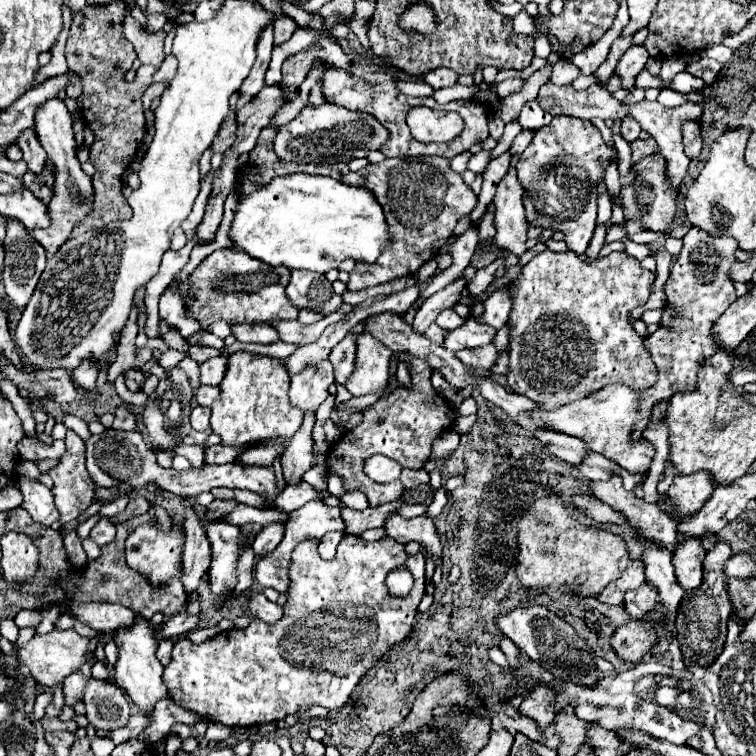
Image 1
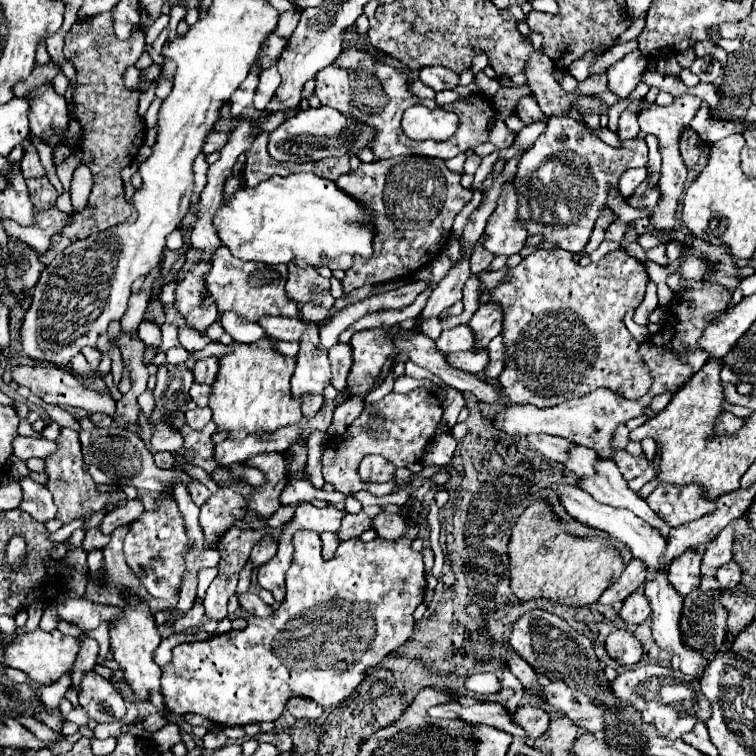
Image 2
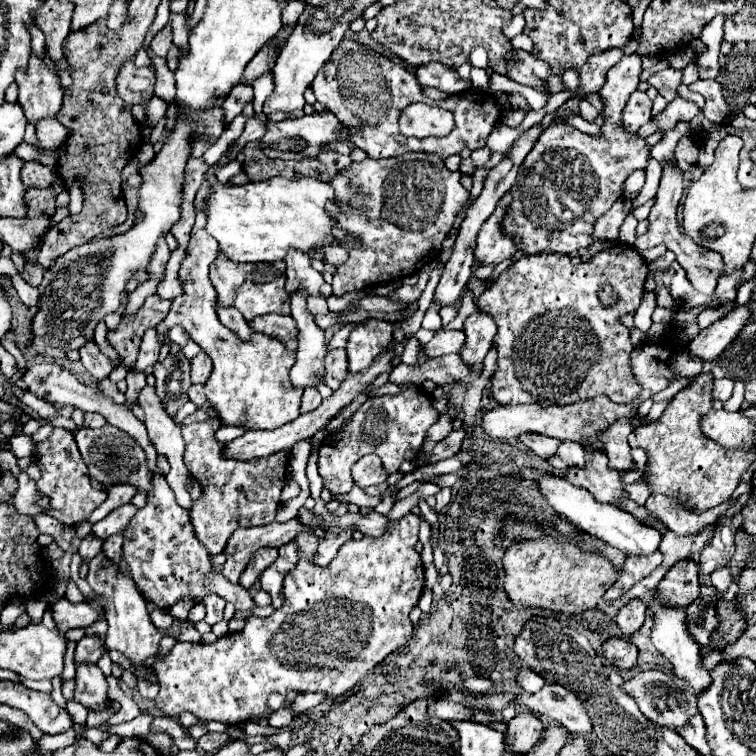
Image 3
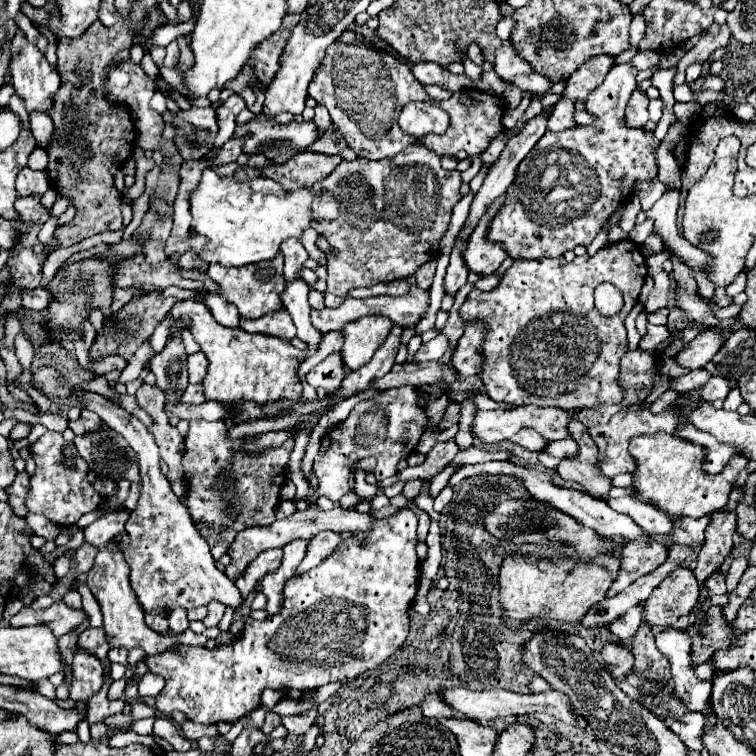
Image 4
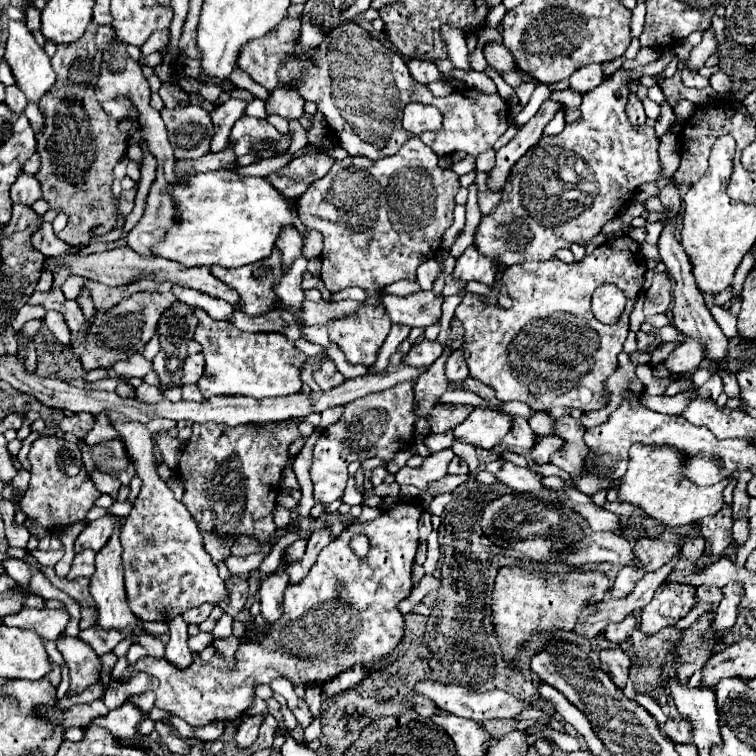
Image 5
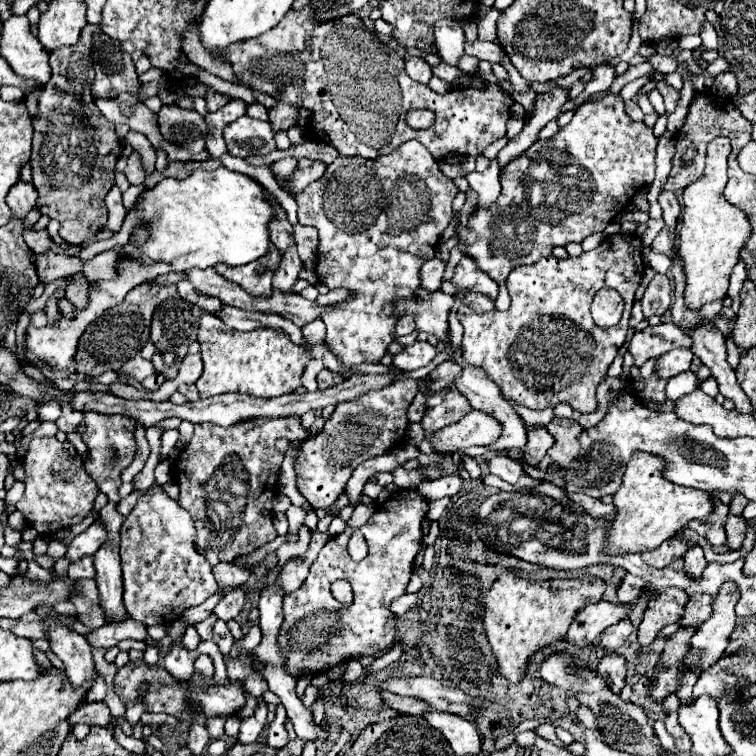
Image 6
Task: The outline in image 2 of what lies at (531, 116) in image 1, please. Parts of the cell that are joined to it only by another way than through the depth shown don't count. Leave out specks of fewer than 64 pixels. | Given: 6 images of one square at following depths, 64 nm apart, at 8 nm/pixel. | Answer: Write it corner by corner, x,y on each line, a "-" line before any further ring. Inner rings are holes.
522,96
522,98
518,100
516,114
520,116
520,120
522,120
524,124
532,124
532,122
544,118
544,114
540,112
540,108
538,108
538,104
536,104
536,100
534,100
532,96

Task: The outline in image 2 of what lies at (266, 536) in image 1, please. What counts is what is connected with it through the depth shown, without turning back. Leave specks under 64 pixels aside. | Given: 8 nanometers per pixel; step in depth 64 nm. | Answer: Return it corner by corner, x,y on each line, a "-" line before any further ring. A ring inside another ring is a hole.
265,538
262,542
254,546
250,554
250,559
254,565
252,570
256,570
256,568
269,561
276,554
277,546
278,542
272,538

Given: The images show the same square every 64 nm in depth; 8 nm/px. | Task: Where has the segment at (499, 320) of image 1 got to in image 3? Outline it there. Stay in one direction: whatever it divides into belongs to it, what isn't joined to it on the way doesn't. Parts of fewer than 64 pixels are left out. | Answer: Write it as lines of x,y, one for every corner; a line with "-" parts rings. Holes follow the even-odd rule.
474,312
464,322
464,334
466,334
466,342
464,348
460,350
460,358
468,368
472,368
472,372
482,374
484,356
490,350
492,336
496,334
496,324
490,316
482,316
480,312

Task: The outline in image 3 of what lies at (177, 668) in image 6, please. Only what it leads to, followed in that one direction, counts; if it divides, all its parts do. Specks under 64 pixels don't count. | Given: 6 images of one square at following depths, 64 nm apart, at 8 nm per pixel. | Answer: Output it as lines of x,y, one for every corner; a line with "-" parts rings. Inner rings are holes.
180,600
180,604
174,604
170,608
170,616
182,624
188,622
188,610
192,608
192,604
188,604
188,600

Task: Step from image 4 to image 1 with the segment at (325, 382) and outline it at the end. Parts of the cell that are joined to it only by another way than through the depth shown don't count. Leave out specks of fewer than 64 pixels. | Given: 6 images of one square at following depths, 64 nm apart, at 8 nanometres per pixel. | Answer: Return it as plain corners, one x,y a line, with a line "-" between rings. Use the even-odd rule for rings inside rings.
348,334
342,342
338,342
334,348
332,348
332,352
330,352
330,356
328,356
328,360
332,362
332,366
334,366
334,382
336,384
344,384
346,380
348,380
348,376
352,374
352,368
354,368
354,356
356,356
356,342
354,342
354,338
356,338
358,334

